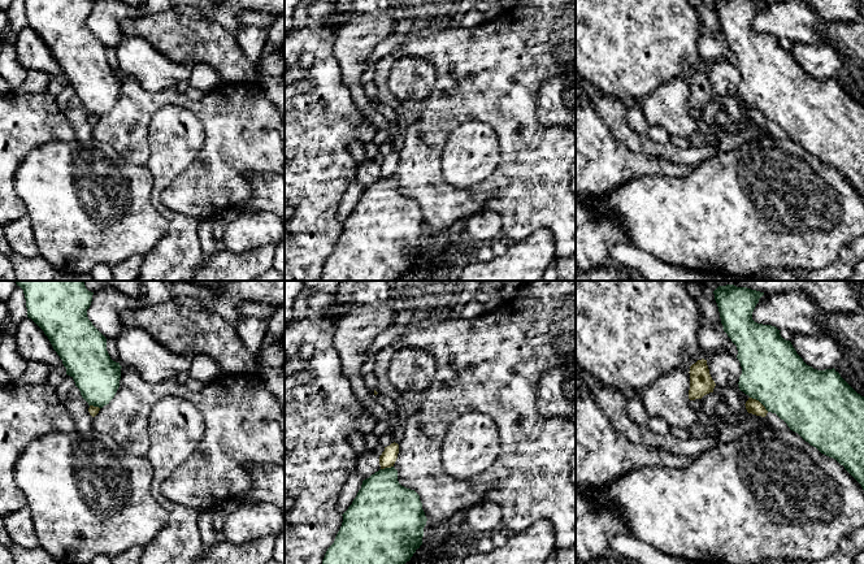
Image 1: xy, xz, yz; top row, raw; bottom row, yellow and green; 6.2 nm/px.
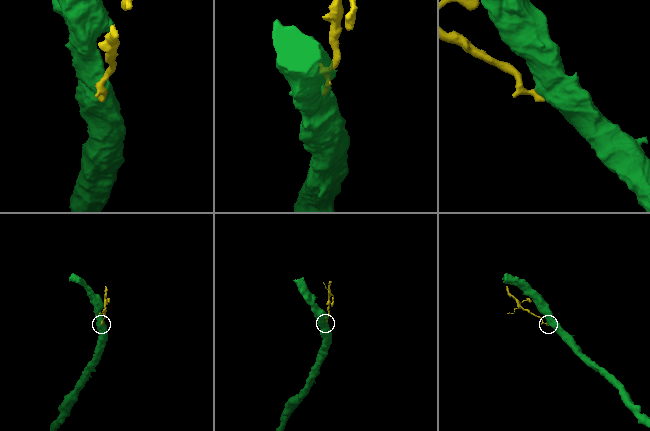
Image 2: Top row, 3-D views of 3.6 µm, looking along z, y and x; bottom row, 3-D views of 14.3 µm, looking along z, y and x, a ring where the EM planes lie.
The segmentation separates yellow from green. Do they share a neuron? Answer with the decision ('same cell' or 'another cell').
another cell

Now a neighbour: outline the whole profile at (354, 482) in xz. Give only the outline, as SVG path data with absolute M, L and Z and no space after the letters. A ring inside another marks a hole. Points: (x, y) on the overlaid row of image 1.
M353 470L347 481L346 485L343 486L343 490L340 493L340 496L338 499L337 507L338 511L343 515L348 507L352 504L353 499L356 498L359 490L361 489L362 485L362 478L361 476Z

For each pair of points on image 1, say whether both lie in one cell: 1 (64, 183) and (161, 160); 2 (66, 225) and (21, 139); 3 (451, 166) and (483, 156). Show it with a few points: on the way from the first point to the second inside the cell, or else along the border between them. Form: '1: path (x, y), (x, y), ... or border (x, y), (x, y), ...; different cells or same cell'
1: border (146, 165), (152, 177), (152, 195); different cells
2: border (56, 140), (34, 147), (16, 170), (13, 179); different cells
3: path (459, 166), (469, 157), (476, 156); same cell

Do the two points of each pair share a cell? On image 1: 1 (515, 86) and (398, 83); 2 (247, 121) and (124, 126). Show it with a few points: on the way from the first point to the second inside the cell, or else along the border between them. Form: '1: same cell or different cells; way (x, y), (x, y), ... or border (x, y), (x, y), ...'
1: different cells; border (430, 61), (434, 87), (424, 98), (406, 99)
2: same cell; way (216, 109), (199, 108), (181, 99), (155, 102)

